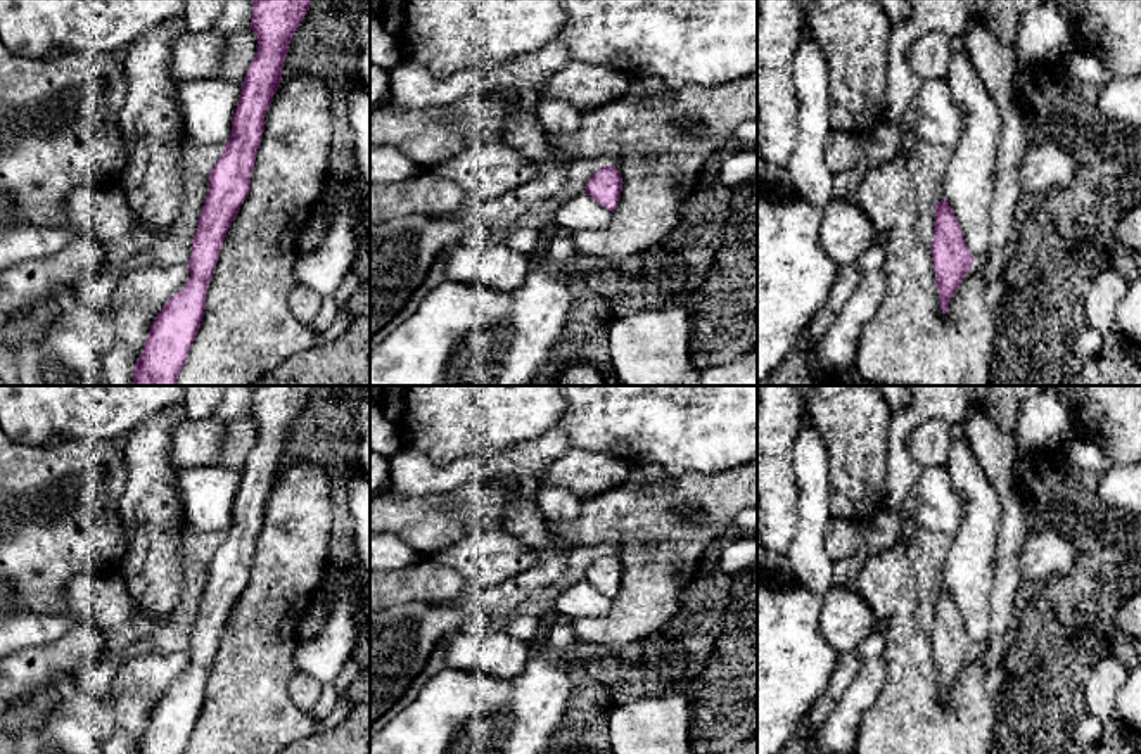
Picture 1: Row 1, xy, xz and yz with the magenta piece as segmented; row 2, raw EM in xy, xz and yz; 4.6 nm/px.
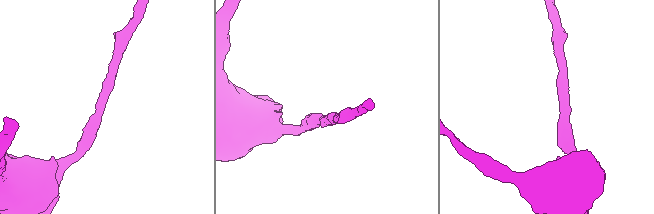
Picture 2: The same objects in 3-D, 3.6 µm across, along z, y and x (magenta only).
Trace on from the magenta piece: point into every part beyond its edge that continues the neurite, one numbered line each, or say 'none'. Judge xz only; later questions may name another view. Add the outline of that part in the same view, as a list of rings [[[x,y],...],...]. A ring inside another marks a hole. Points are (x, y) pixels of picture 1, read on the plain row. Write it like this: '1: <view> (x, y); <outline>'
none

